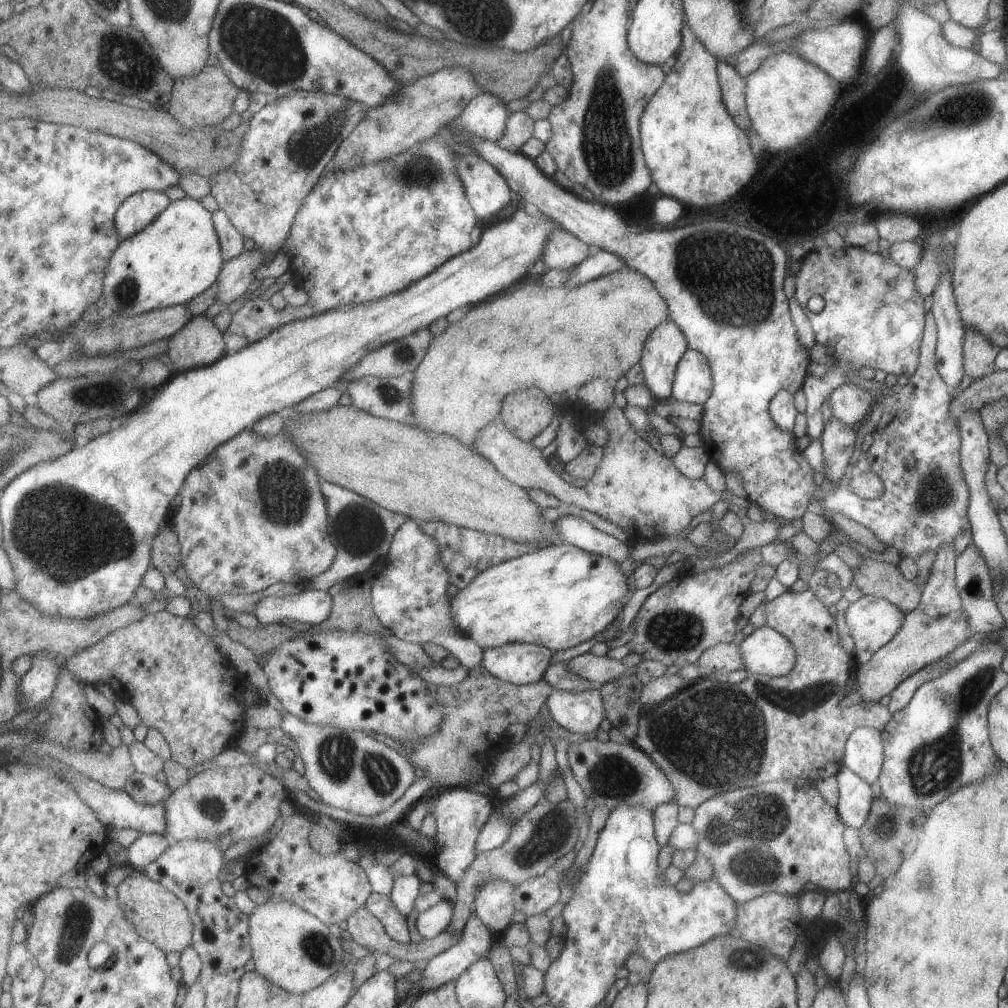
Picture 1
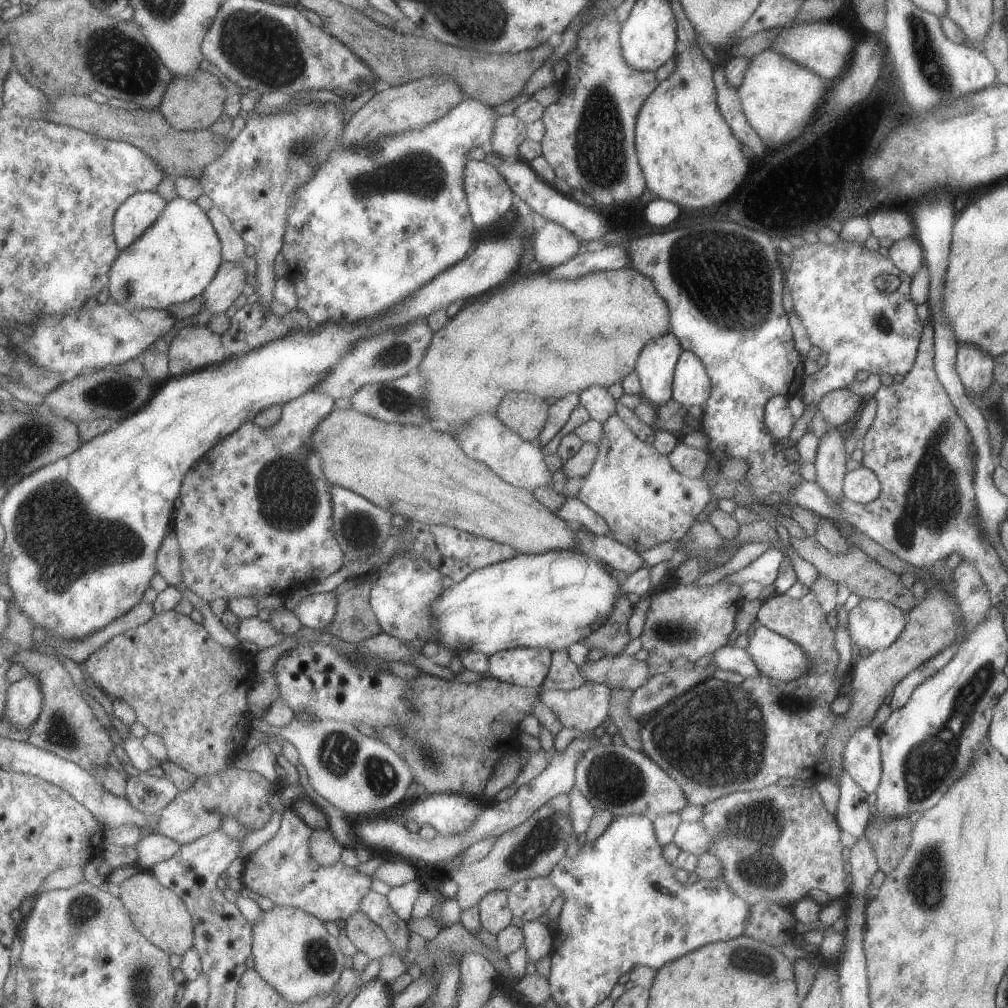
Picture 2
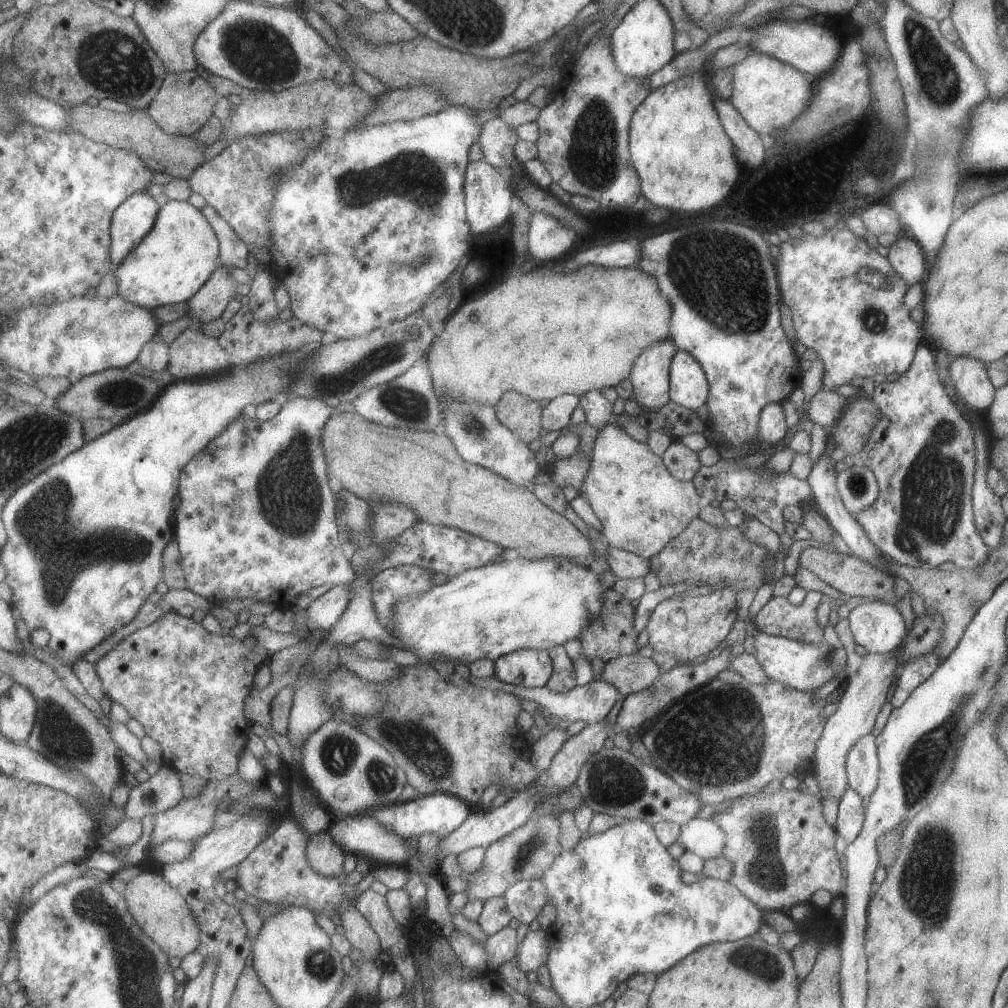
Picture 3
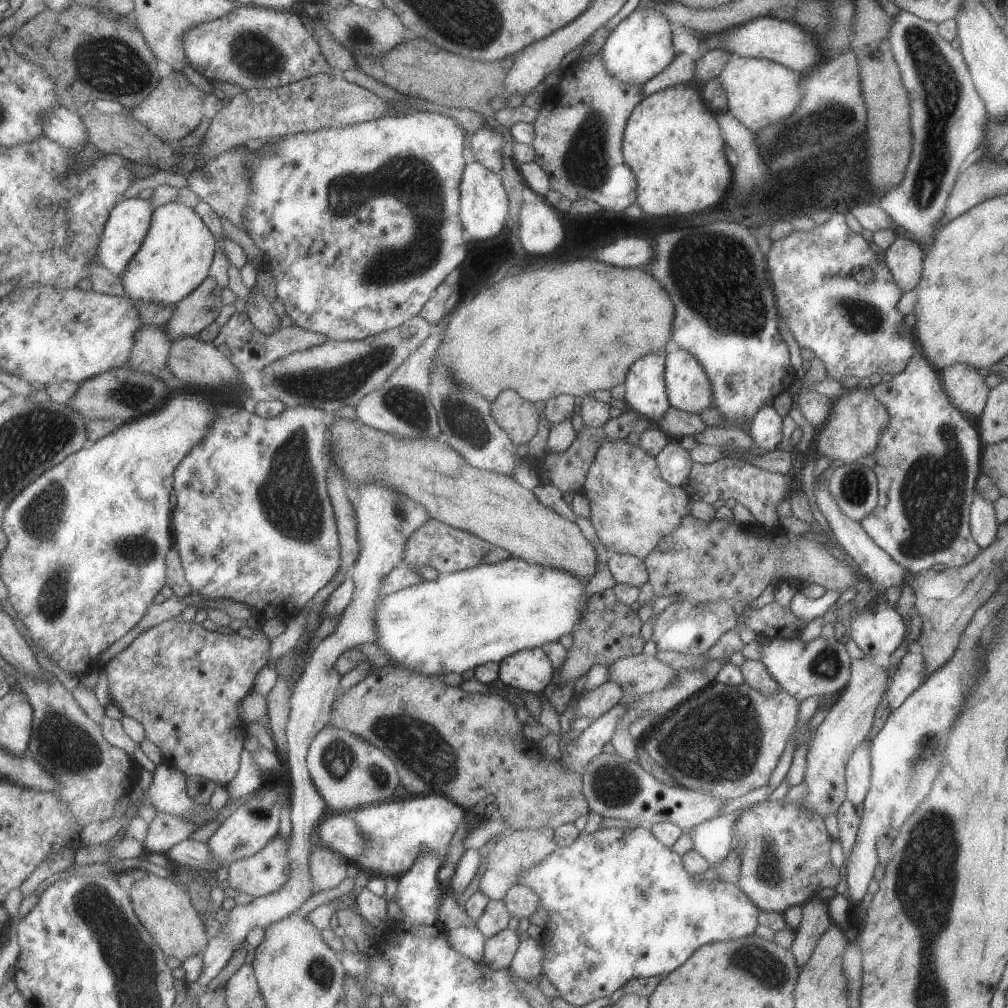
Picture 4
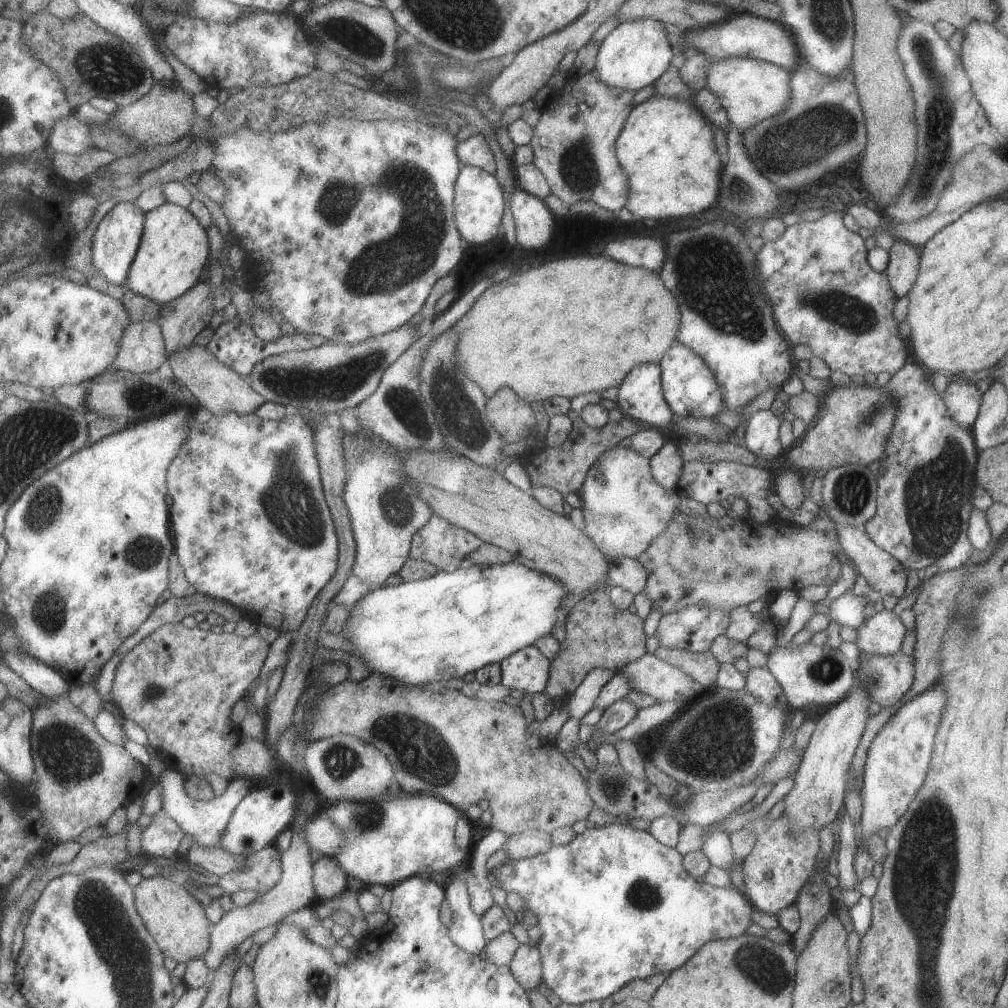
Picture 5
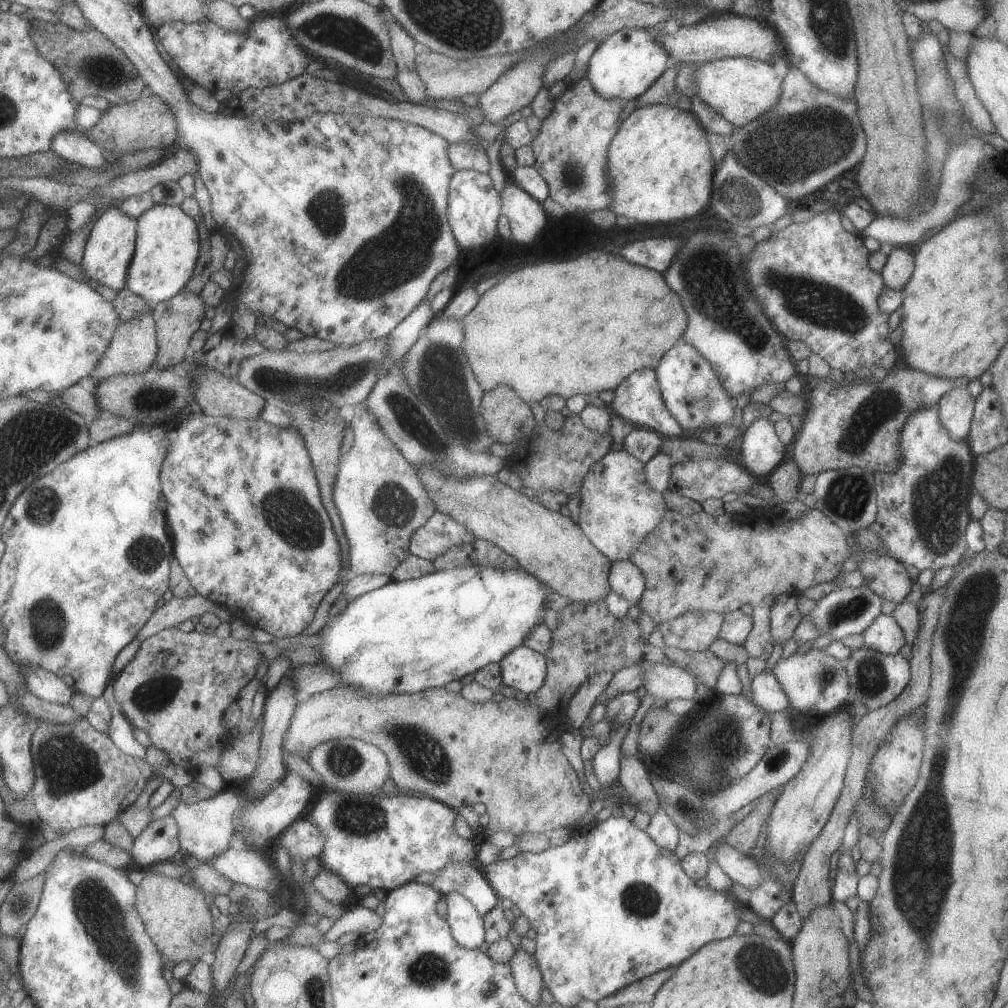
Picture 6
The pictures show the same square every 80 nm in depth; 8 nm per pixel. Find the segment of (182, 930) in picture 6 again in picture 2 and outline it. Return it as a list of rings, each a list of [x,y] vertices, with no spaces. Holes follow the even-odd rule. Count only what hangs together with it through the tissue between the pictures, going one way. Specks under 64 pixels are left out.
[[[139,870],[121,884],[119,897],[123,899],[130,917],[139,932],[166,951],[183,956],[195,944],[195,923],[186,902],[174,890],[163,886],[153,872]]]

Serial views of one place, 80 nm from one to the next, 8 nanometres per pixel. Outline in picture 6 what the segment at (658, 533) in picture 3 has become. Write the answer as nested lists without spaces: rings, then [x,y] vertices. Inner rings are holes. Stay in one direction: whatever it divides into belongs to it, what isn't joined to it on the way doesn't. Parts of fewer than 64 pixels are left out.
[[[625,449],[607,451],[594,462],[585,474],[579,493],[579,519],[577,526],[583,531],[588,541],[595,546],[610,562],[628,559],[639,548],[642,540],[662,521],[666,512],[663,495],[653,490],[644,477],[644,464],[631,456]]]

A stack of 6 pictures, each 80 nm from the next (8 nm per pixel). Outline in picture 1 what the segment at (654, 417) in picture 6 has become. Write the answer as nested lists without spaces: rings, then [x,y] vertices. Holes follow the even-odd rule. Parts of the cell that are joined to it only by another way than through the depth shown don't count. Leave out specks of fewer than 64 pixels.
[[[669,318],[647,335],[638,361],[643,384],[648,386],[657,402],[670,396],[677,363],[687,348],[683,333]]]

